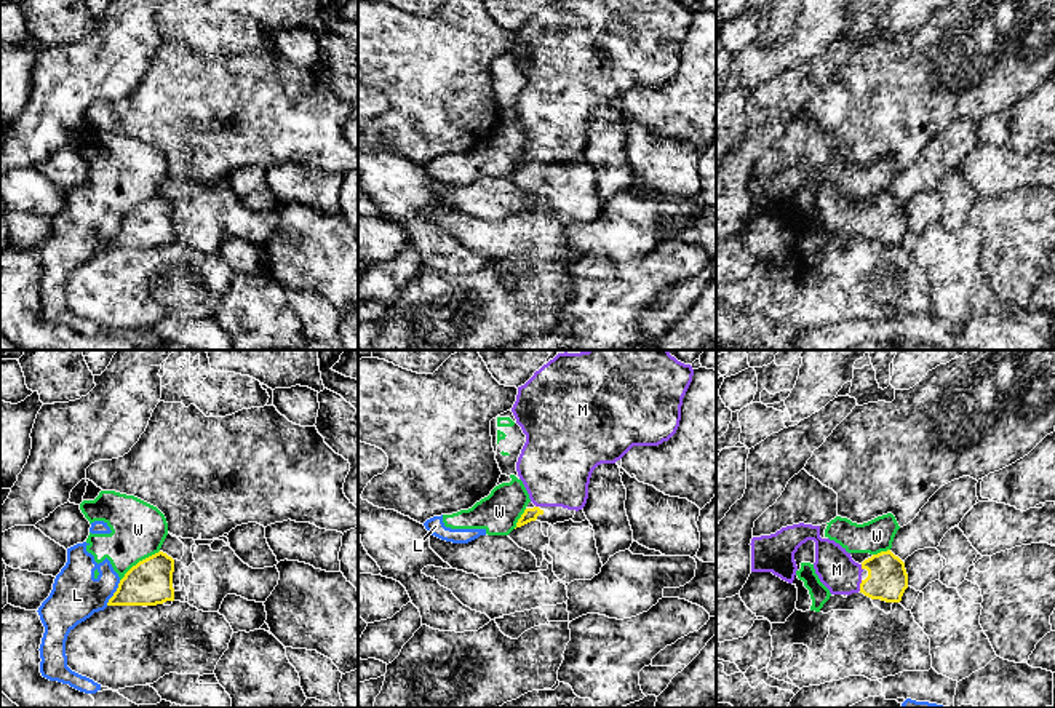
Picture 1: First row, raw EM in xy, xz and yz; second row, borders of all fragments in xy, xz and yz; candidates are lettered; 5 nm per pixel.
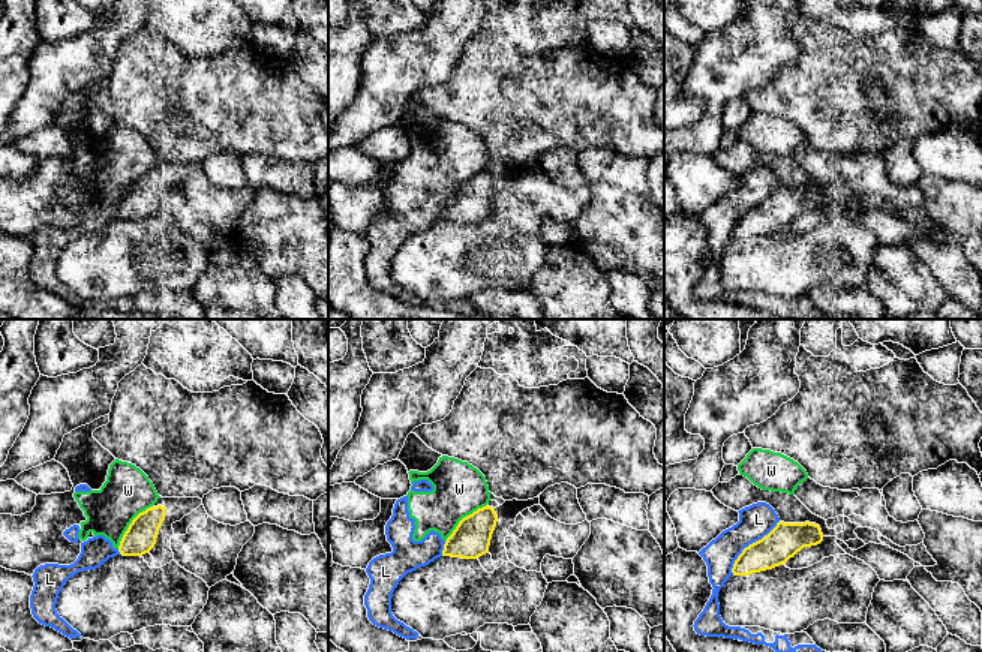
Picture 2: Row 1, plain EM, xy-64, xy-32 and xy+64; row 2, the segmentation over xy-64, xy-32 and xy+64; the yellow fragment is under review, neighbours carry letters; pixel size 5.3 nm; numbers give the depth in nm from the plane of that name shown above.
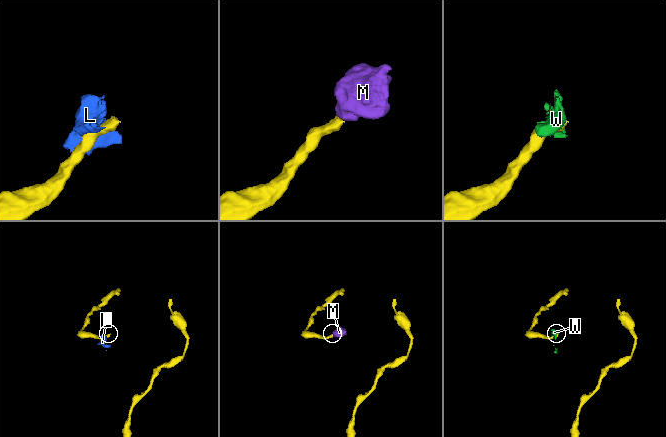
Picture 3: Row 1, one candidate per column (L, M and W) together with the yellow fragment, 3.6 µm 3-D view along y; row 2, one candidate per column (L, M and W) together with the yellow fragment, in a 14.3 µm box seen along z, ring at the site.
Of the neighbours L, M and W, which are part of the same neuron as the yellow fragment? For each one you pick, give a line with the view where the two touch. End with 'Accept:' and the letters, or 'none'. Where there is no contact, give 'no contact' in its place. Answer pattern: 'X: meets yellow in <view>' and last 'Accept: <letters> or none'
M: meets yellow in yz
Accept: M

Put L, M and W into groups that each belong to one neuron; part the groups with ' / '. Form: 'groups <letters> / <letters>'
groups L W / M

